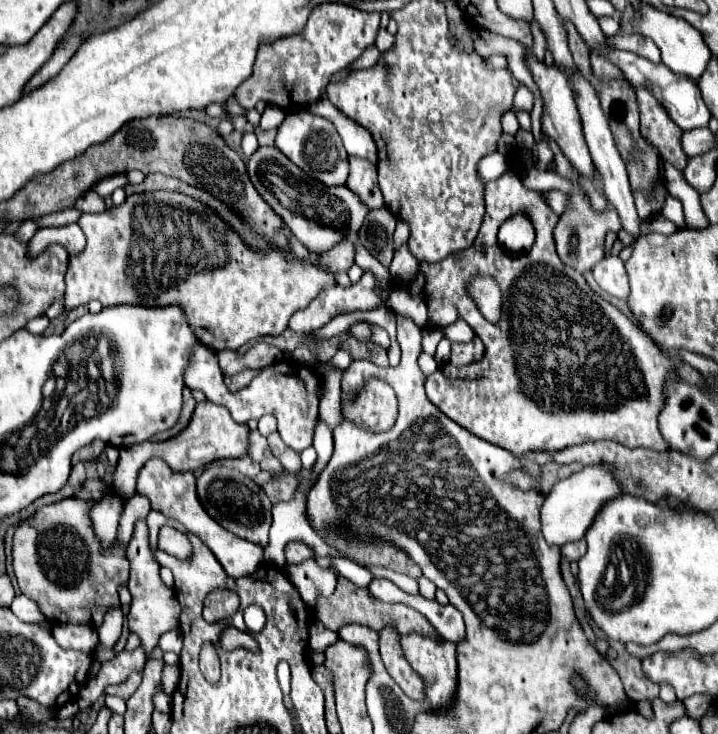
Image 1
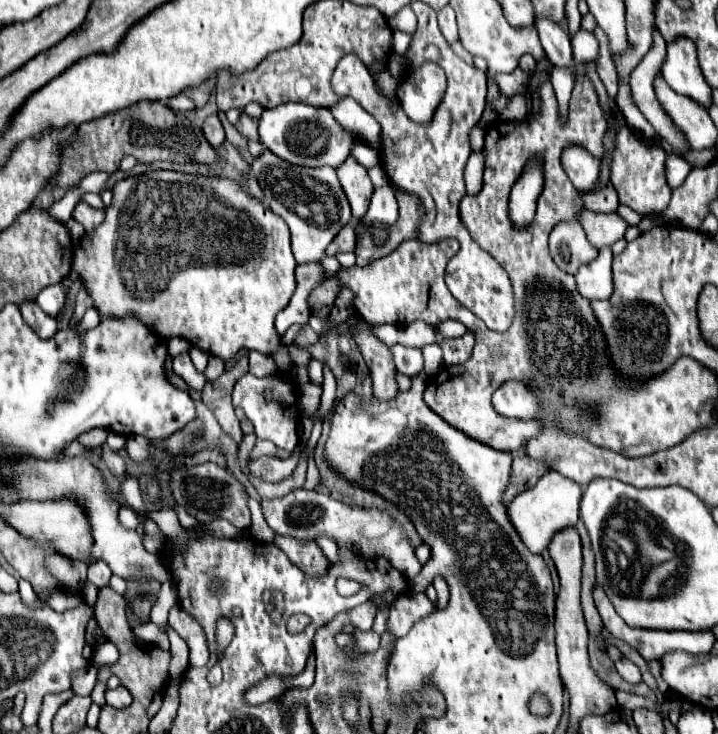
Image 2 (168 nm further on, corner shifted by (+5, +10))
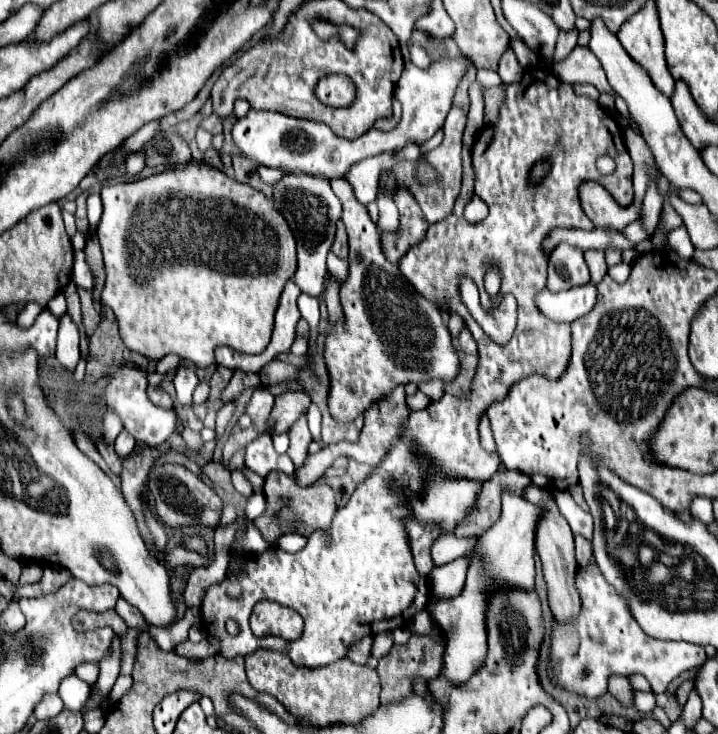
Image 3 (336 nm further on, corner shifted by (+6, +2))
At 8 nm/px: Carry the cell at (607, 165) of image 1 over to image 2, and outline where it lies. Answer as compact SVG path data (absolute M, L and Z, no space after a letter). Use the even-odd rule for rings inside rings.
M537 17L535 29L539 33L539 41L545 49L547 59L559 67L571 67L573 65L573 51L571 51L569 35L559 27L559 23L555 23L547 17Z

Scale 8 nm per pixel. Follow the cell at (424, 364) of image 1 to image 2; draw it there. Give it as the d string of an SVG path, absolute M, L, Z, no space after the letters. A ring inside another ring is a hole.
M397 344L391 347L394 363L399 373L407 377L415 377L417 373L423 371L423 355L421 349L411 349Z

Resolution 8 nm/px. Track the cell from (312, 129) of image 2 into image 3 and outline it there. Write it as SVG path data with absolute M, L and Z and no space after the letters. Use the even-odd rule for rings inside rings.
M464 59L432 61L430 67L426 69L420 69L414 63L406 61L402 77L396 83L396 91L394 91L396 99L402 105L402 117L398 125L388 133L370 129L368 133L348 141L344 137L336 137L332 129L328 129L328 125L324 125L322 121L308 121L308 119L288 117L274 111L250 109L246 117L236 121L232 129L232 137L234 137L234 143L240 147L240 151L258 165L278 167L288 173L324 175L328 179L344 177L346 171L362 159L374 157L384 151L398 151L408 143L420 145L428 141L436 131L440 131L452 107L452 97L464 71L466 71Z

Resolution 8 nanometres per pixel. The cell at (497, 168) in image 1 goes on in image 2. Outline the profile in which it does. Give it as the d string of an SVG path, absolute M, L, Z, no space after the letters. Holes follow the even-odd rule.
M481 151L479 153L473 153L467 161L467 167L465 167L465 183L467 183L467 195L477 195L481 191L481 185L483 185L483 177L481 177Z

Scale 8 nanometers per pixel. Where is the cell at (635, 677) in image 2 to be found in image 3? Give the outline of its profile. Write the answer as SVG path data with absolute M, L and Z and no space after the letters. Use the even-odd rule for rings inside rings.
M634 691L634 695L632 695L632 703L634 703L634 707L636 707L638 711L642 711L642 713L650 713L650 711L654 709L654 705L656 705L656 701L654 701L654 693L648 693L648 691Z

